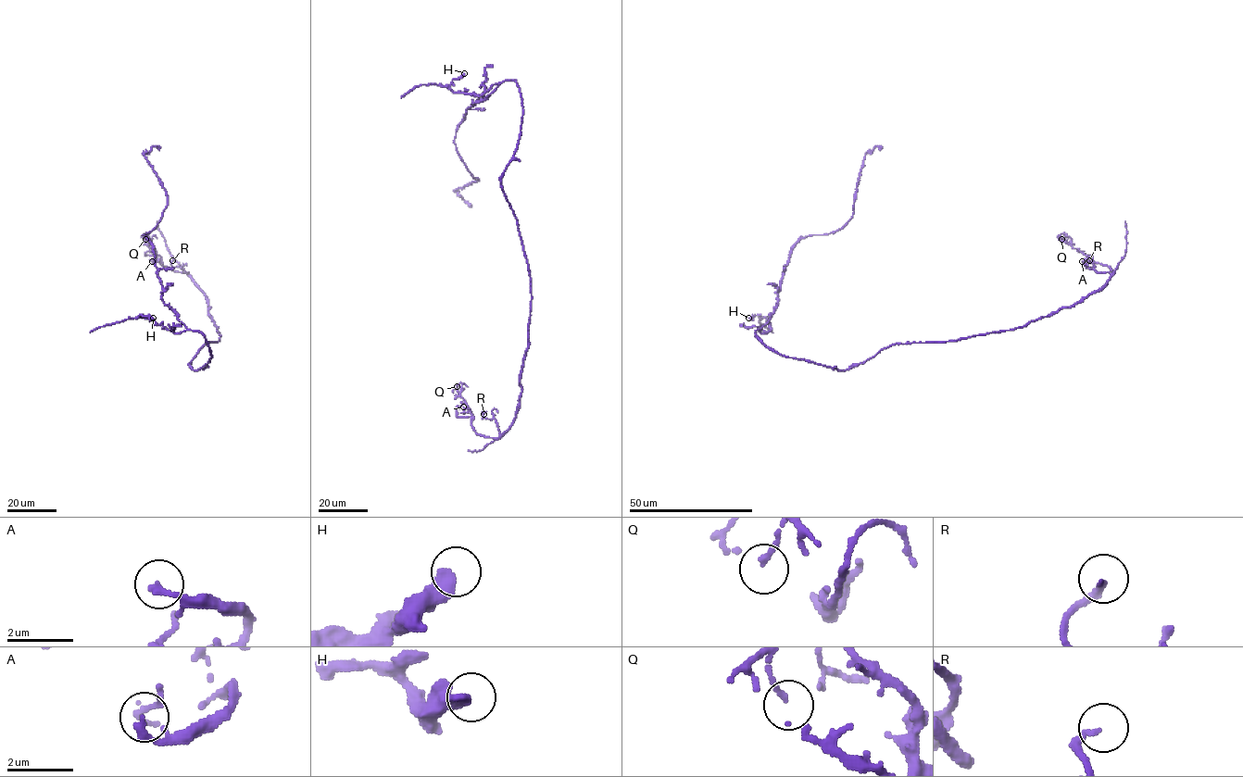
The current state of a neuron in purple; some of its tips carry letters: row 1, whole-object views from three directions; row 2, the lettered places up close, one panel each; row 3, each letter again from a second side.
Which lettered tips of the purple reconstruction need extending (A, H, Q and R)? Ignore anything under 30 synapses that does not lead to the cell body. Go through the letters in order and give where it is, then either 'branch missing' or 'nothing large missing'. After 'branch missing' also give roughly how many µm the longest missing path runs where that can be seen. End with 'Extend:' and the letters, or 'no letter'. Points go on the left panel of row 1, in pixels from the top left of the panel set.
A: place (152, 261); nothing large missing
H: place (153, 318); nothing large missing
Q: place (145, 239); nothing large missing
R: place (172, 260); nothing large missing
Extend: no letter

